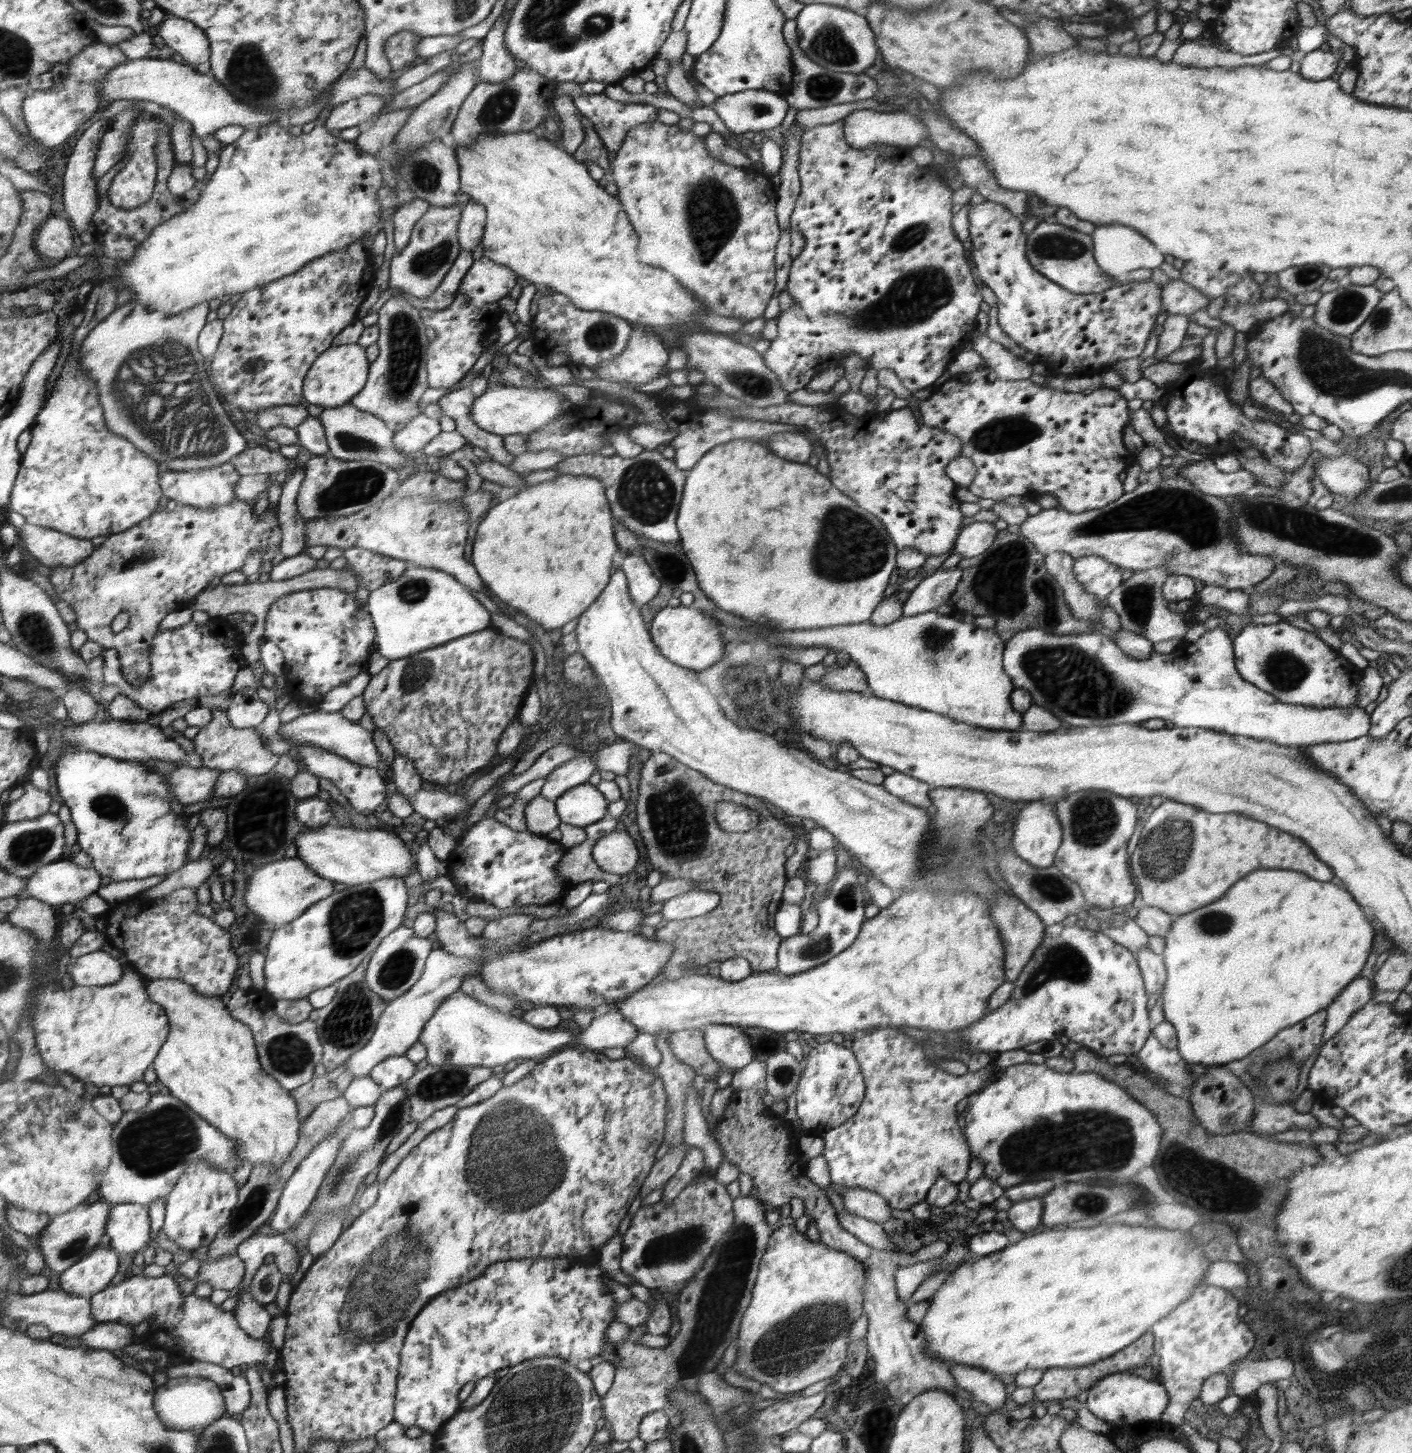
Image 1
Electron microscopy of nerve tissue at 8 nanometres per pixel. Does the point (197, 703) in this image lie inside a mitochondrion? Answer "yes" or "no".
no

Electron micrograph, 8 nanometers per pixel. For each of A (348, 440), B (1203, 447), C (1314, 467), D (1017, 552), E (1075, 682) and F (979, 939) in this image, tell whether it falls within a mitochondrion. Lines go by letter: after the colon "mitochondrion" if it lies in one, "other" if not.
A: mitochondrion
B: other
C: other
D: mitochondrion
E: mitochondrion
F: other

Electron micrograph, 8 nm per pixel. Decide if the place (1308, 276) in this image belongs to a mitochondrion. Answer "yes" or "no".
yes

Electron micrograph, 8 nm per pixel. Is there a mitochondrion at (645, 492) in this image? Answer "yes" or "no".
yes

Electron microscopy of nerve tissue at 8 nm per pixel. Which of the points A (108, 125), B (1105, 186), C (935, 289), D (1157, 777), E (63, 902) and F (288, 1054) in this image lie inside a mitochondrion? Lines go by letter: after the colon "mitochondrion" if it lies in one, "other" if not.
A: other
B: other
C: mitochondrion
D: other
E: other
F: mitochondrion

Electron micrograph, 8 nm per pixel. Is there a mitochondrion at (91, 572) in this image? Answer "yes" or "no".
no

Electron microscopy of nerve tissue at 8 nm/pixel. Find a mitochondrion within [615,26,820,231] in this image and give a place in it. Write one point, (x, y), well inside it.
(760, 108)

